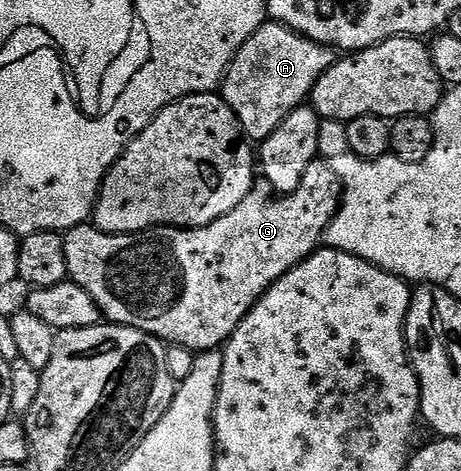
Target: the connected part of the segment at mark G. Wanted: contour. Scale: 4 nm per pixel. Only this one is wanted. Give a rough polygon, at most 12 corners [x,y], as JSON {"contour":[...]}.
{"contour":[[318,159],[207,227],[64,234],[106,322],[221,349],[341,208]]}

